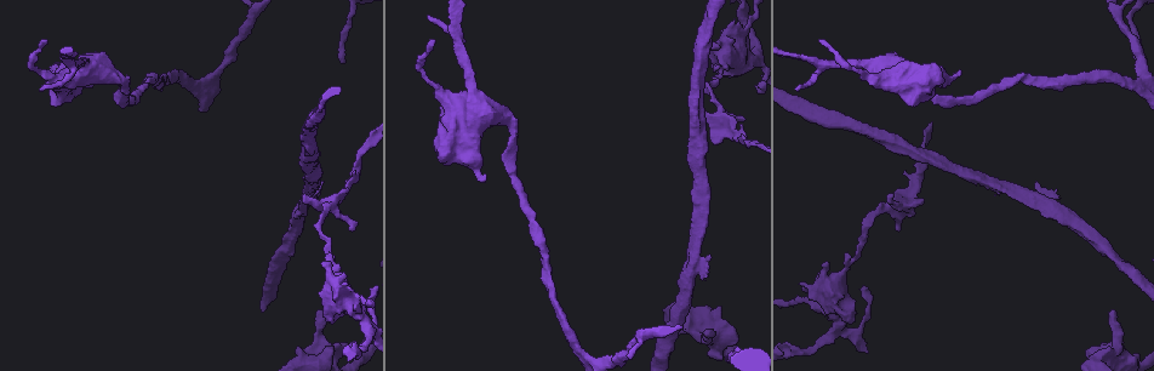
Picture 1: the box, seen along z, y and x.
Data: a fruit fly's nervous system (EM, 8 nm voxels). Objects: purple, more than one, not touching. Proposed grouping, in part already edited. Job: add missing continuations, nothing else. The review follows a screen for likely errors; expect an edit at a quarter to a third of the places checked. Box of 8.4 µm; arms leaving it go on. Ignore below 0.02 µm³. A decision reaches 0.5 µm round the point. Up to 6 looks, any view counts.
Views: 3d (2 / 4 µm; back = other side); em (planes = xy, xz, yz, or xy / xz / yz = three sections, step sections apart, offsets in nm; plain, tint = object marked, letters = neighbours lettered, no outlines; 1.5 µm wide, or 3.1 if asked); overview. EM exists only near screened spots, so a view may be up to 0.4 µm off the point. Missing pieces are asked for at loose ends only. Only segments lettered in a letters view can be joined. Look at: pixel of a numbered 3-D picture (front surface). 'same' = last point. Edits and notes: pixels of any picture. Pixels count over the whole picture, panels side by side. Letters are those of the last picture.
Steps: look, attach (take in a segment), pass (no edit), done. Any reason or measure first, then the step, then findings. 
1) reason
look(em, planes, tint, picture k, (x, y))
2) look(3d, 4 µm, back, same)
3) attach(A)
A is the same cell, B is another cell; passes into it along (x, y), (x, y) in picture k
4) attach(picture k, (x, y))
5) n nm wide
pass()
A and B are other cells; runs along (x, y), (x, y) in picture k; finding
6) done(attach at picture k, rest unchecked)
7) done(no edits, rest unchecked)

thin end
look(3d, 2 µm, picture 1, (796, 88))

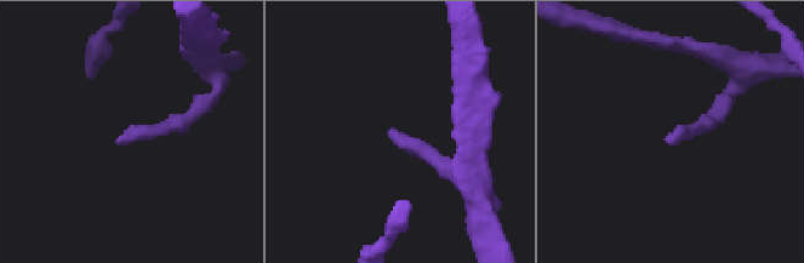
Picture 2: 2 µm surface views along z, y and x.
need the tissue
look(em, planes, letters, picture 2, (669, 138))

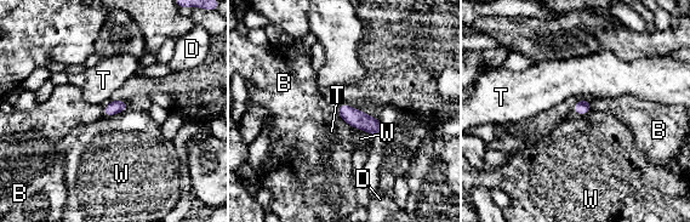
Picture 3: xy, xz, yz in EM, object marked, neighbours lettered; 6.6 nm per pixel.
pass()
B, D, T and W are other cells; border along (127, 108), (104, 117) in picture 3; no lettered segment goes on from it

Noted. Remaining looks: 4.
tapers out
look(3d, 2 µm, picture 1, (345, 60))

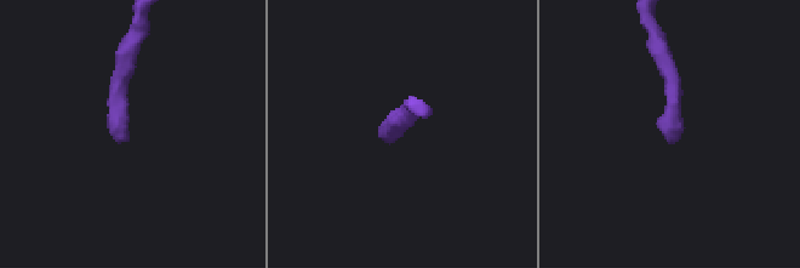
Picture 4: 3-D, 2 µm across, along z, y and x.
look(em, planes, letters, picture 4, (397, 134))

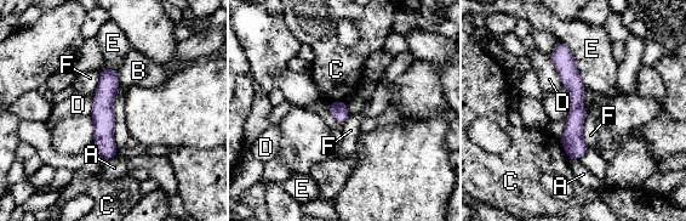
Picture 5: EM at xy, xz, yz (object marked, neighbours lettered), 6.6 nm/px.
140 nm wide
pass()
A, B, C, D, E and F are other cells; runs along (560, 45), (576, 88), (577, 154) in picture 5; no lettered segment goes on from it

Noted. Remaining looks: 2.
done(no edits, rest unchecked)

